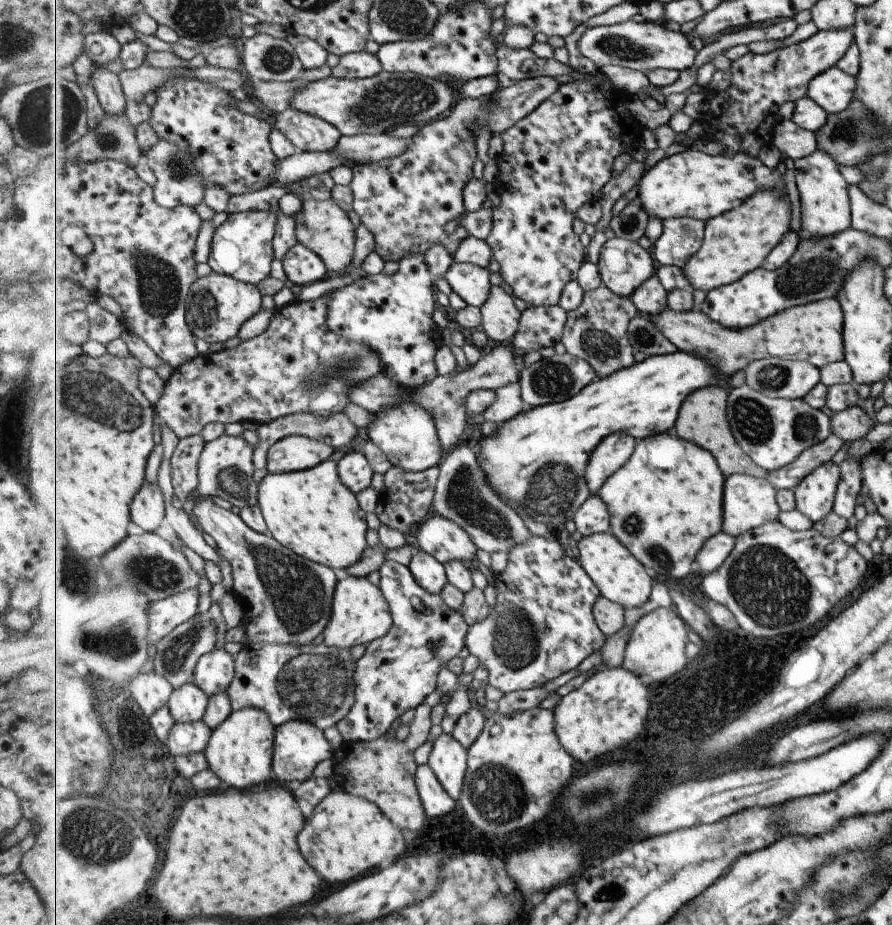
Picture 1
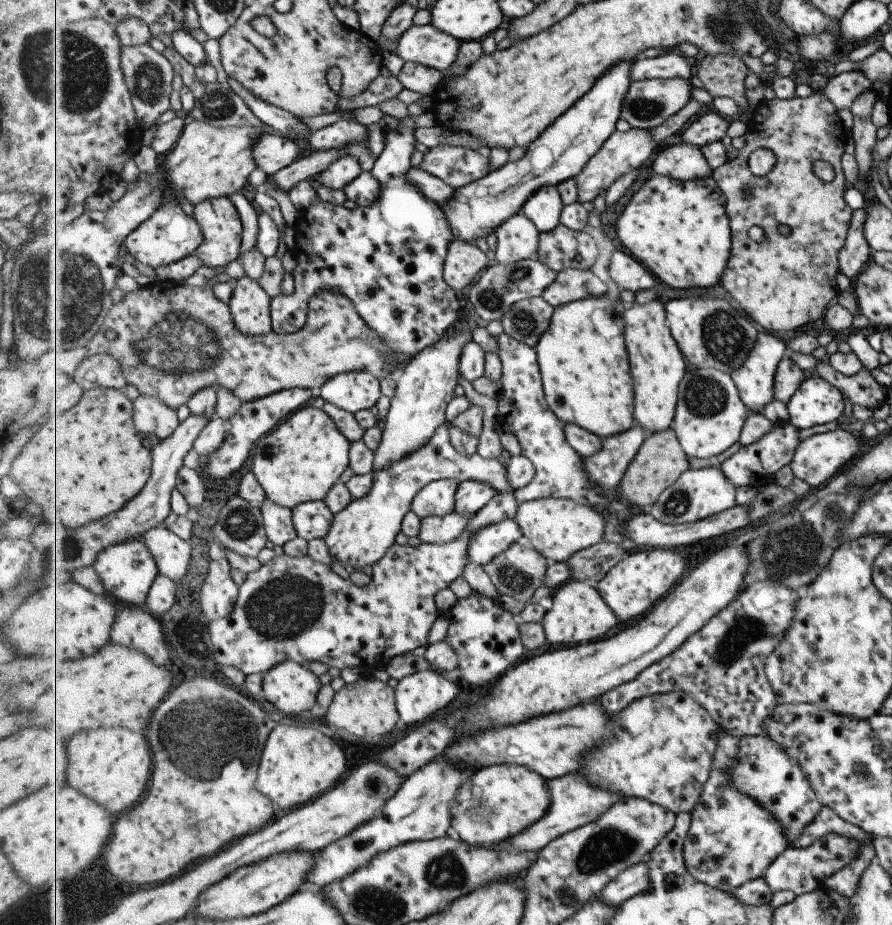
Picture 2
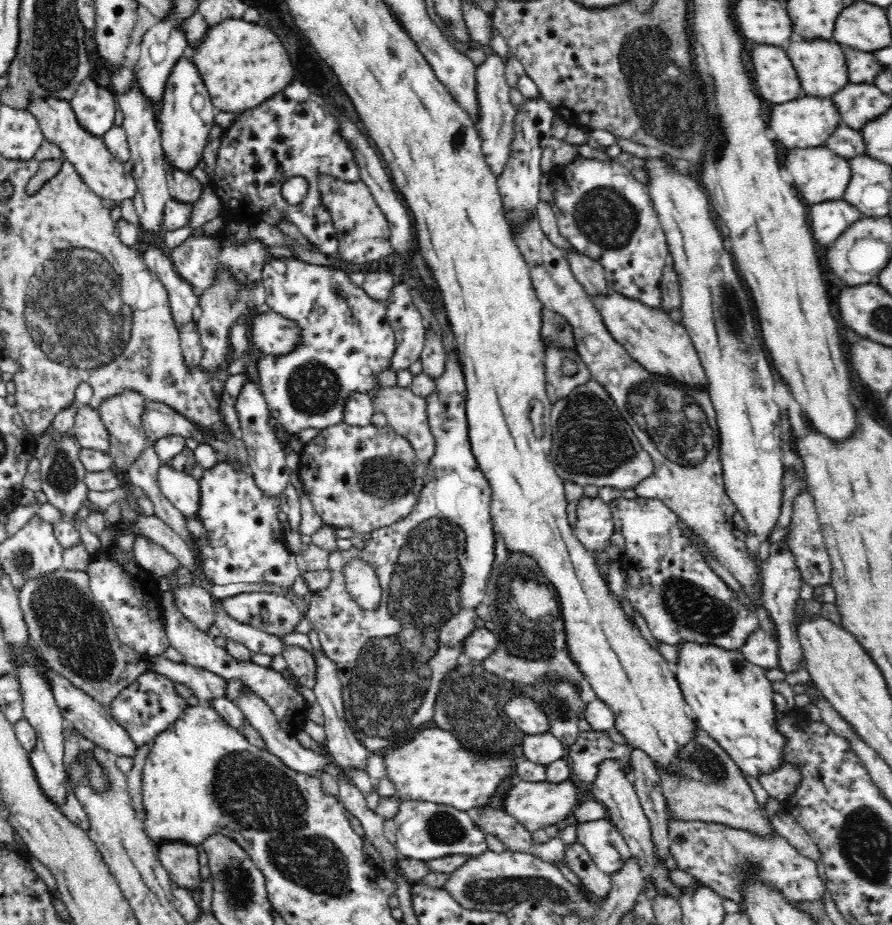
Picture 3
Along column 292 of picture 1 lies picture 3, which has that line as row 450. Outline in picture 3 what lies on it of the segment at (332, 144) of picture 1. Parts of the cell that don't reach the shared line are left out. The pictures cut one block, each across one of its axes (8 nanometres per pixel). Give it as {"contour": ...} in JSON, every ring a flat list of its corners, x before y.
{"contour":[[122,390,114,396,106,397,96,408,109,432,108,451,113,458,113,464,124,472,127,466,143,451,145,445,143,414,147,401,146,397,136,390]]}

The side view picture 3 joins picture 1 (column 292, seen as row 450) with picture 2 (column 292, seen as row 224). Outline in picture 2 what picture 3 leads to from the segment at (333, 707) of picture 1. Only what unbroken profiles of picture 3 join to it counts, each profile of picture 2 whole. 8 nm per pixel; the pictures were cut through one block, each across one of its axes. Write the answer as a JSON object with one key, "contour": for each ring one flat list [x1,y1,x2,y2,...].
{"contour":[[277,503,261,506,264,514,265,528,268,533,268,540,273,545,285,546,288,542,298,537,292,510,289,507]]}

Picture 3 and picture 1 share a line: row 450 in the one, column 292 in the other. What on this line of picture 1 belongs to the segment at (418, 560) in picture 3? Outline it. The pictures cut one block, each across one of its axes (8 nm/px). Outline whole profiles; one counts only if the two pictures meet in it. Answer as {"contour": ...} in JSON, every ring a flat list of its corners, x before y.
{"contour":[[290,435,279,438,268,453,268,470,271,473,292,473,312,469,333,456,334,446,329,442]]}

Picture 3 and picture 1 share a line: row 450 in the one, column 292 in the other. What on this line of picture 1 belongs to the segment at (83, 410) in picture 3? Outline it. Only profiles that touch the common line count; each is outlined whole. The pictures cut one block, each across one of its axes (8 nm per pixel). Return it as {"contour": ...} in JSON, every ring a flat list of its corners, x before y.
{"contour":[[383,70,377,76,366,79,331,76,311,83,300,89,292,100,292,108,320,116,340,129,342,135,380,135,391,126,409,124,420,128,431,120,436,121,451,108,453,102,455,94,443,80,419,73,390,73]]}

